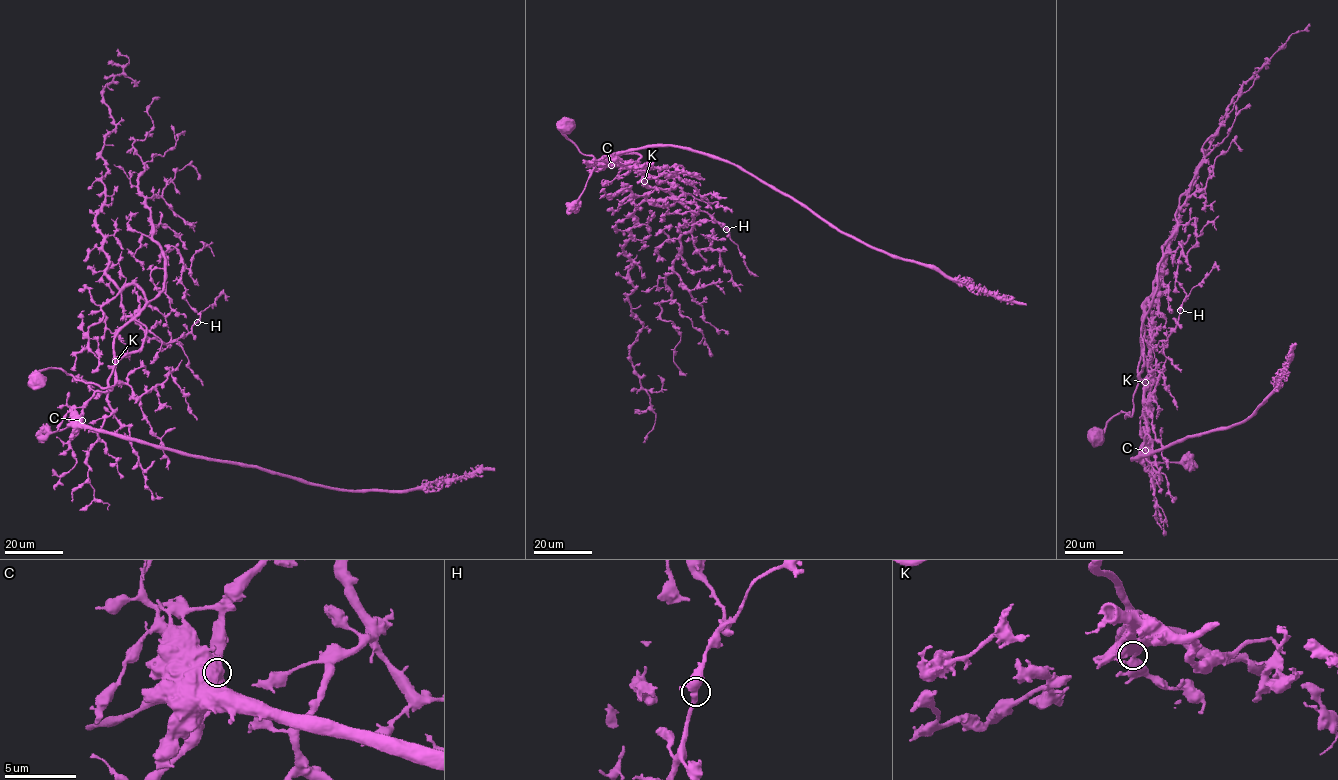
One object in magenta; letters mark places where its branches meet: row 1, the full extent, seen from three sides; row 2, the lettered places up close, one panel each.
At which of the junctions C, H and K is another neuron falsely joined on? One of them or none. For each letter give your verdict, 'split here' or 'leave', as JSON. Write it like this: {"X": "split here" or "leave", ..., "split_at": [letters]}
{"C": "split here", "H": "leave", "K": "leave", "split_at": ["C"]}

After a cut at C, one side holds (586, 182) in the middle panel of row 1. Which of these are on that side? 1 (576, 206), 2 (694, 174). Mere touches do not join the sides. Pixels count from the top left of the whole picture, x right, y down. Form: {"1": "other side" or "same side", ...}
{"1": "same side", "2": "other side"}

